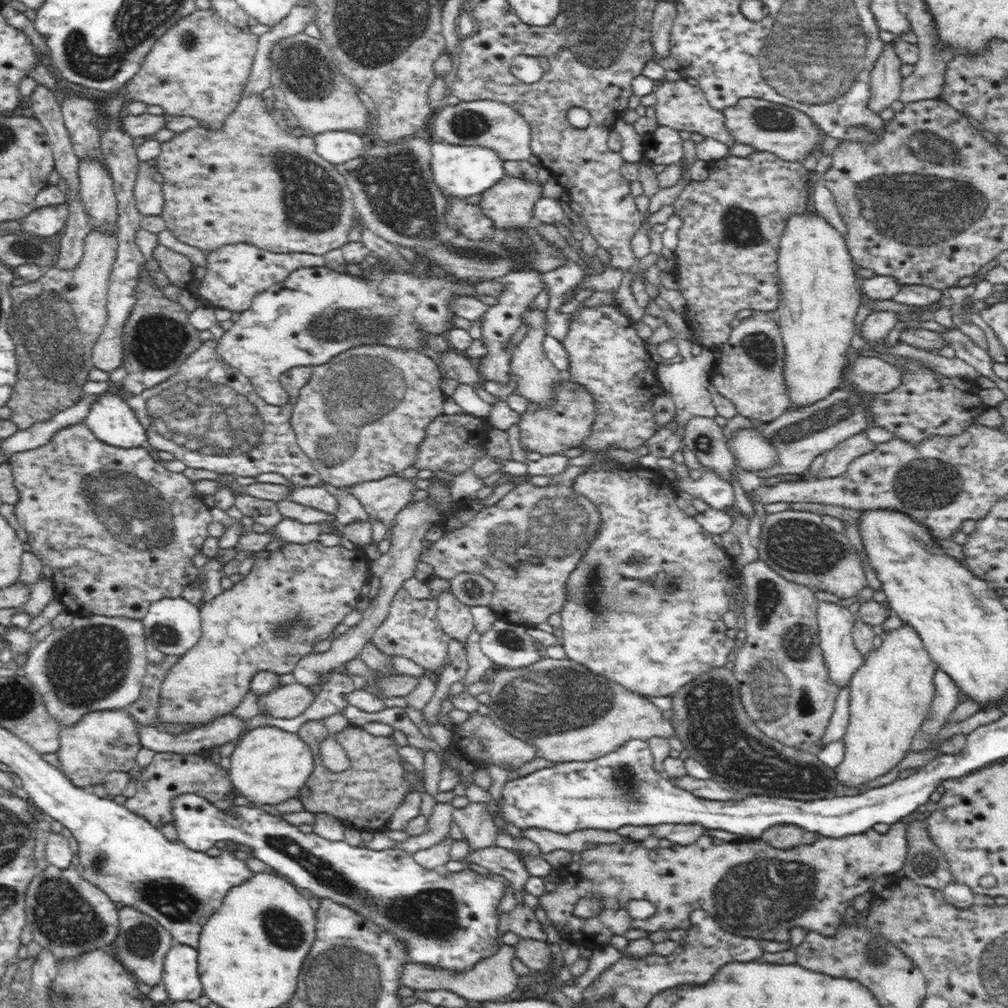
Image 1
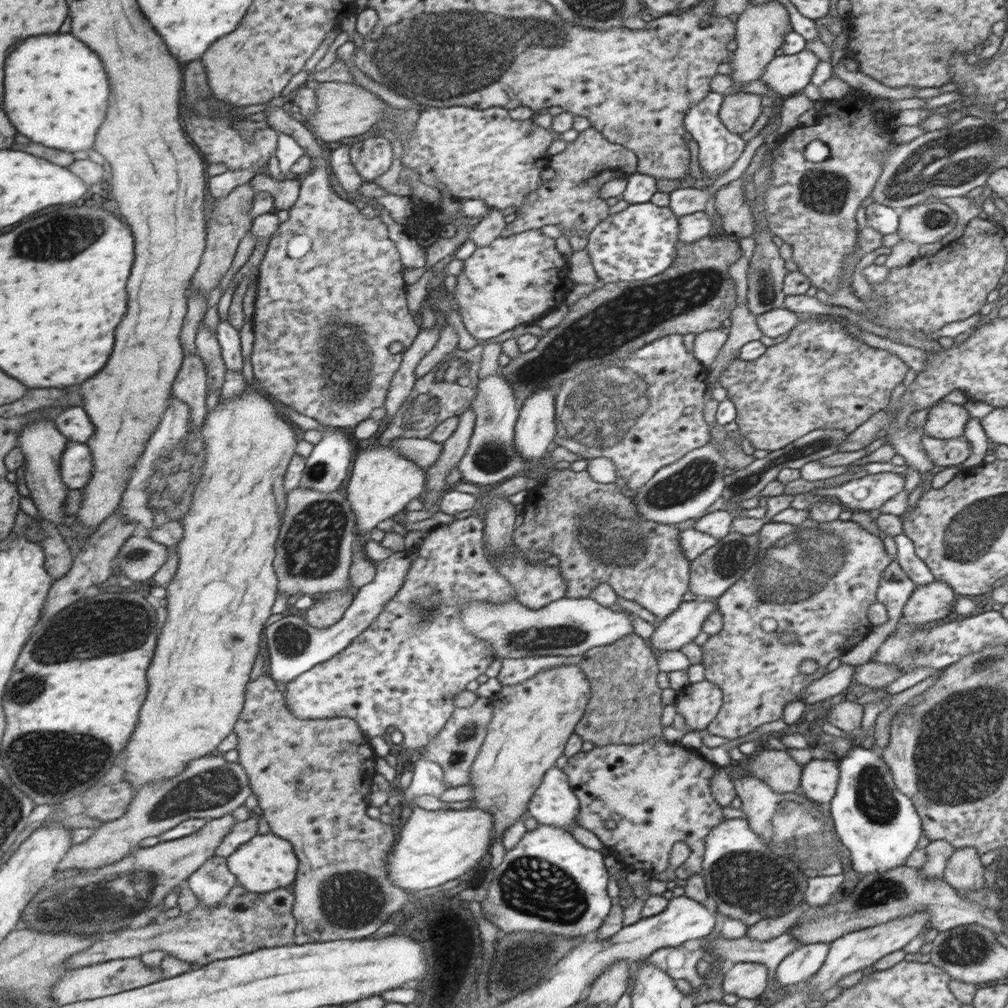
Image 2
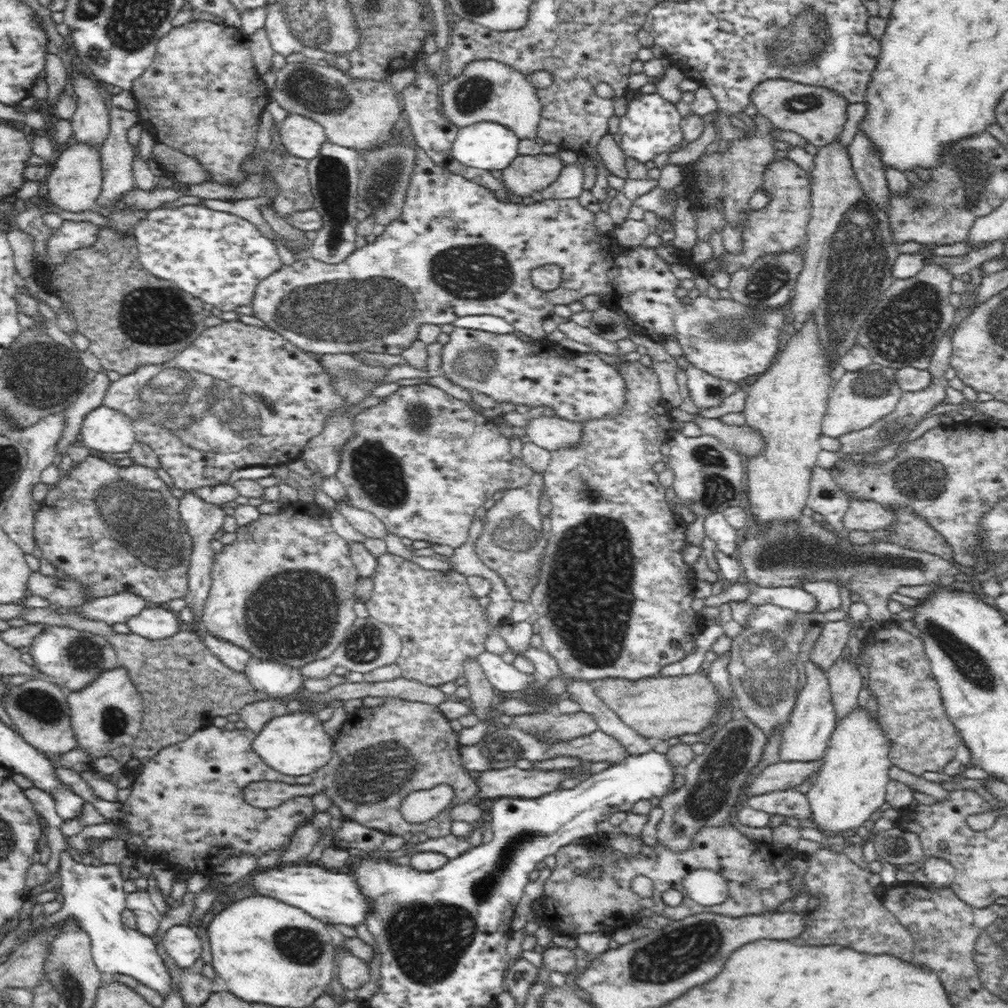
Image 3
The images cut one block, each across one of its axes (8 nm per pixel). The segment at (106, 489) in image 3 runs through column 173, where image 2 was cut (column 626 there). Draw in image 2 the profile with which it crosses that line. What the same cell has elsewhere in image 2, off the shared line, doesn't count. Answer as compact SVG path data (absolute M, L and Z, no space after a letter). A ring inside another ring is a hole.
M593 481L591 488L597 488L599 498L593 500L593 504L599 508L583 514L579 514L579 510L573 510L573 514L577 514L575 528L577 528L579 542L569 540L571 542L569 552L581 546L593 562L601 562L605 566L617 566L617 568L611 568L611 575L609 575L607 568L599 568L597 564L595 576L593 576L593 570L587 564L583 570L583 578L587 582L583 586L577 580L567 582L569 590L567 597L588 597L597 589L597 586L606 583L617 597L639 604L654 614L658 621L663 620L681 602L685 602L685 594L689 594L689 566L692 560L688 560L682 552L680 530L675 528L675 524L656 524L644 520L639 515L637 504L635 504L635 491L631 495L621 493L625 486L616 486L614 482ZM603 490L609 490L609 492L603 492ZM603 494L609 494L609 500L605 500Z

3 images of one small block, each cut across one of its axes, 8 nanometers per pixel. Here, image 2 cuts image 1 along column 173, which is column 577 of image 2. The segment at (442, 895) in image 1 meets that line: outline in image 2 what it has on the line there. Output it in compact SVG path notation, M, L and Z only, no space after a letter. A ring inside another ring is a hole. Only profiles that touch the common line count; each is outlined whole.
M553 766L545 772L539 788L529 802L529 816L539 825L569 829L575 823L575 815L579 811L577 800L570 789L565 773Z

